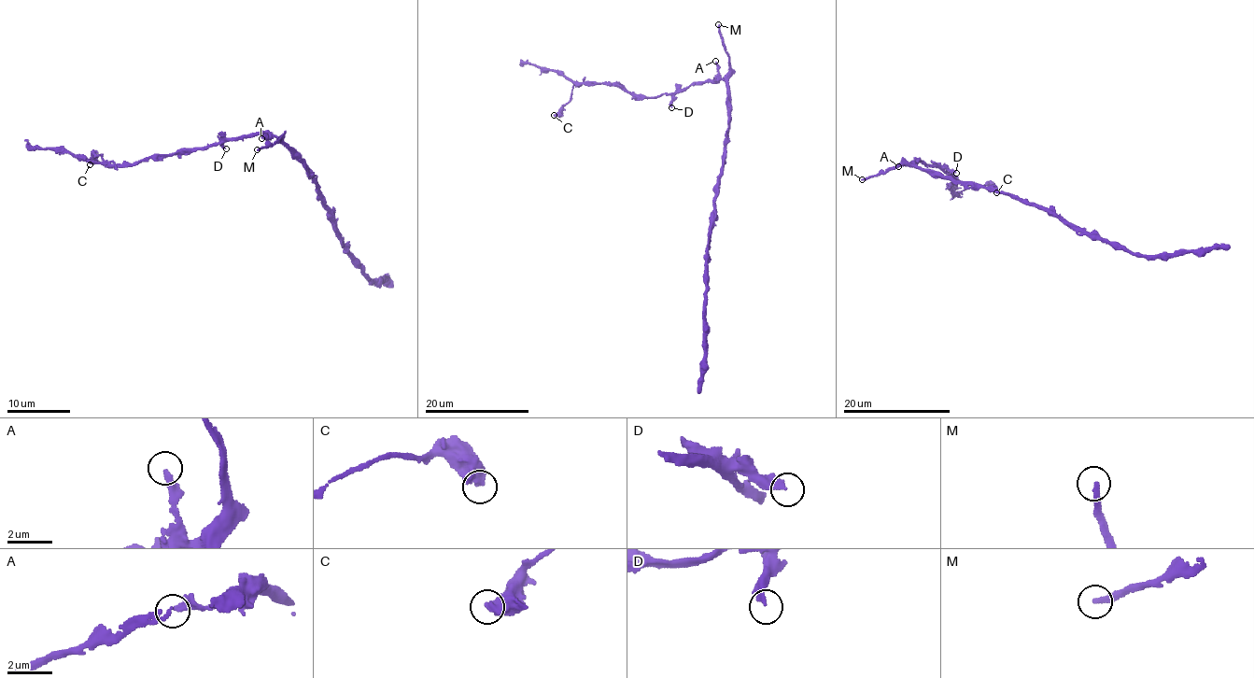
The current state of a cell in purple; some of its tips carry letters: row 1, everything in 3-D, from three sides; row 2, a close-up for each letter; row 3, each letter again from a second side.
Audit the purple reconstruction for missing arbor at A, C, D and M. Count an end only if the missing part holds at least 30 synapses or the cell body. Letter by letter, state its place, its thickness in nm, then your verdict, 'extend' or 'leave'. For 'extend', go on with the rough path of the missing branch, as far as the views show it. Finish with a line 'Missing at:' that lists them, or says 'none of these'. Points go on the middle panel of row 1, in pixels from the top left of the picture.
A: place (715, 61); calibre 260 nm; leave
C: place (554, 115); calibre 600 nm; leave
D: place (671, 107); calibre 240 nm; leave
M: place (718, 24); calibre 200 nm; extend
Missing at: M

